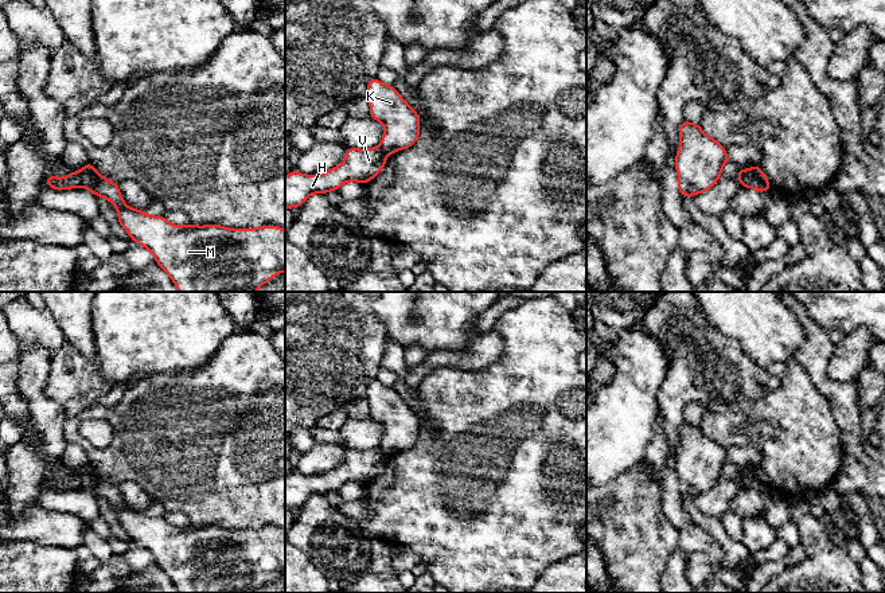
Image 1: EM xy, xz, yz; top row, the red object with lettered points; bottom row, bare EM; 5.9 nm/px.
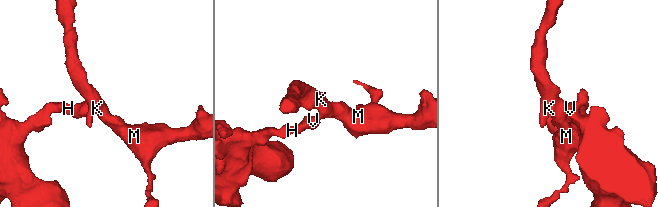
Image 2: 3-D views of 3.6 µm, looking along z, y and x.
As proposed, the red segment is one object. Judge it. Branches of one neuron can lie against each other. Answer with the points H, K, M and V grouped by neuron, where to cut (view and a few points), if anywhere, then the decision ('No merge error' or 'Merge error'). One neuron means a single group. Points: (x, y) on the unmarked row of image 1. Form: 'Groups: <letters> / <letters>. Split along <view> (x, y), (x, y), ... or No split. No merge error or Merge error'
Groups: H V / K M. Split along xy (78, 472), (81, 487). Merge error

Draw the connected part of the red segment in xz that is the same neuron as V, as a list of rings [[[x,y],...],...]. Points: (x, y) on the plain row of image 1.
[[[381,448],[348,449],[344,463],[324,475],[304,476],[295,471],[285,477],[285,508],[300,508],[309,496],[338,492],[347,483],[367,485],[383,471],[386,460]]]

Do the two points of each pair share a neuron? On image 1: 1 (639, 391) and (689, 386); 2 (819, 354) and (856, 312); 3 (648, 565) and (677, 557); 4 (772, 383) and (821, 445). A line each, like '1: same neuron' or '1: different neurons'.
1: different neurons
2: different neurons
3: different neurons
4: different neurons

